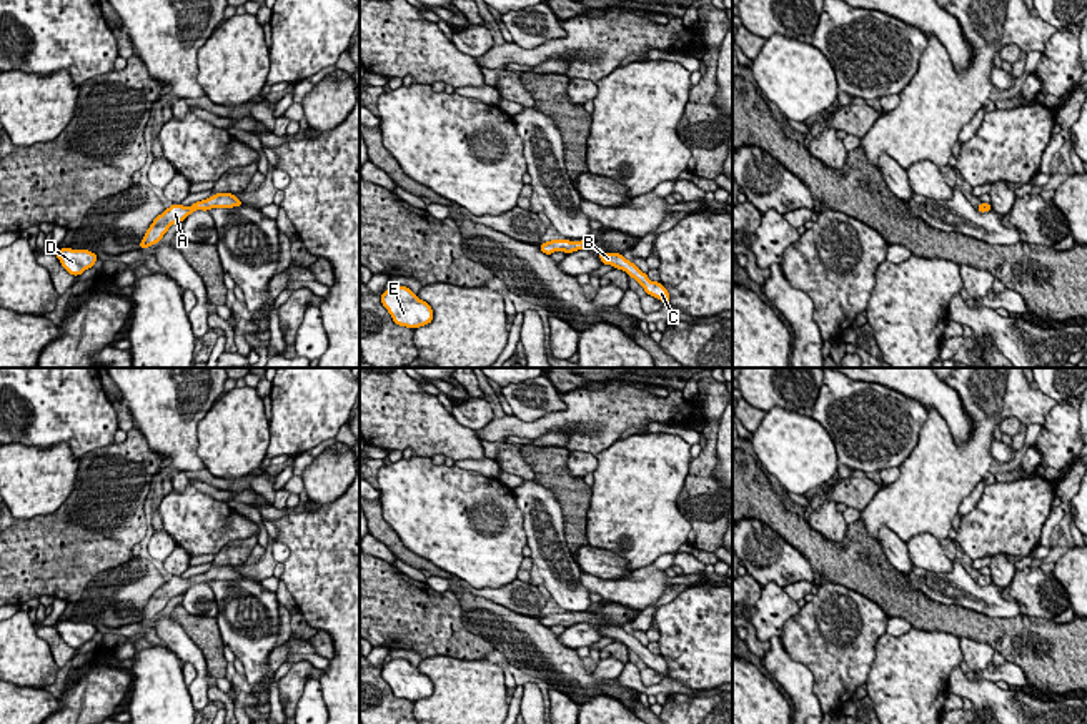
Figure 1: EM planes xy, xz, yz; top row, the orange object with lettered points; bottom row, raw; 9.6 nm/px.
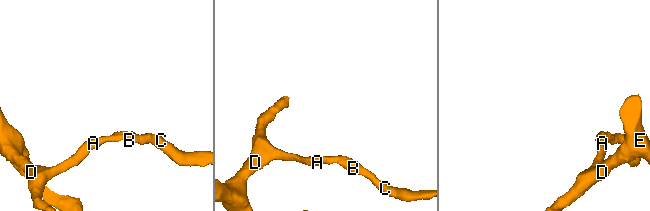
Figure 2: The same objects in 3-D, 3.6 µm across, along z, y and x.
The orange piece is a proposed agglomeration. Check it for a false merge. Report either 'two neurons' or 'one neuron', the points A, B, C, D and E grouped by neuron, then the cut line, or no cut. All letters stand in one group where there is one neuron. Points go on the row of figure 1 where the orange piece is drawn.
one neuron; groups A B C D E; cut none

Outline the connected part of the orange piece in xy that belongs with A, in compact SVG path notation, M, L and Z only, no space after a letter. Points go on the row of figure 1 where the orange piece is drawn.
M216 193L206 200L195 201L191 206L173 203L170 208L166 208L161 215L158 215L153 220L143 240L140 241L140 250L158 243L171 225L178 221L185 221L185 218L196 210L208 211L211 208L233 208L233 206L241 206L241 205L243 205L241 200L238 200L233 193Z

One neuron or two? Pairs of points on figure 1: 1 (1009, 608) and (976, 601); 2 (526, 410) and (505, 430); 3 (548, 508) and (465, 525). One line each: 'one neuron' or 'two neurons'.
1: one neuron
2: two neurons
3: two neurons

